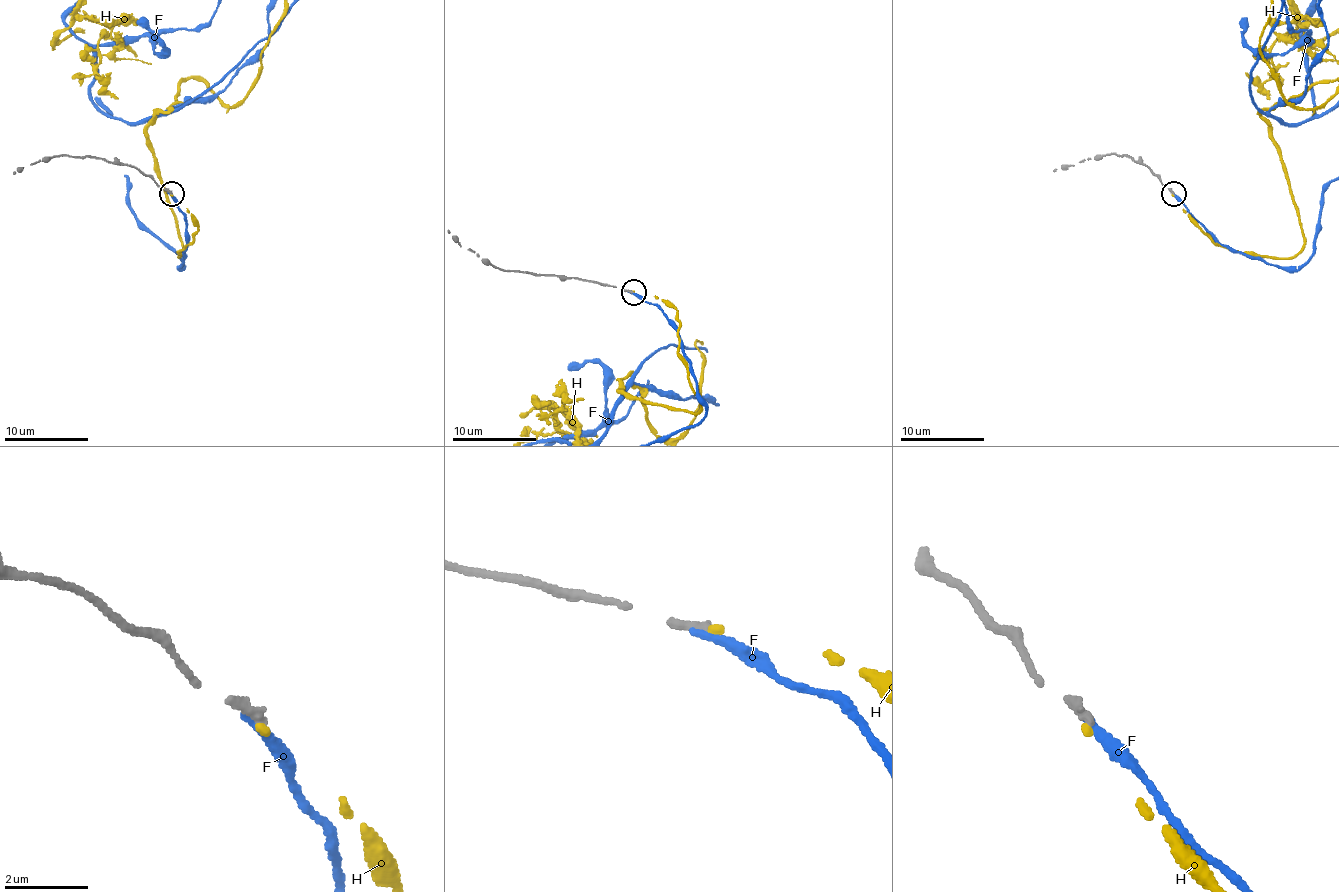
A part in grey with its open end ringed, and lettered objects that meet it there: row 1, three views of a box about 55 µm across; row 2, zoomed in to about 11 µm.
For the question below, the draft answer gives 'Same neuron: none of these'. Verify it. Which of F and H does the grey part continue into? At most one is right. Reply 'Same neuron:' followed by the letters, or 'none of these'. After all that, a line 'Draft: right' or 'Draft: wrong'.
Same neuron: none of these
Draft: right

